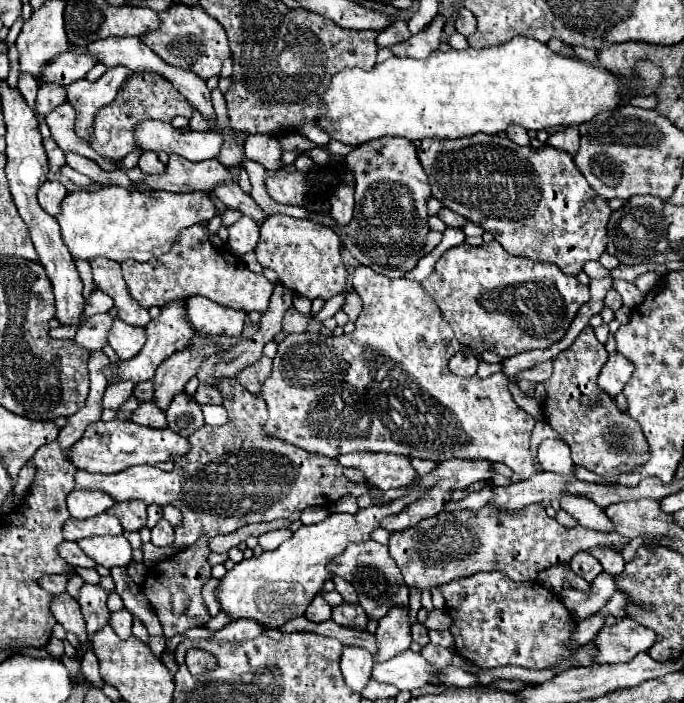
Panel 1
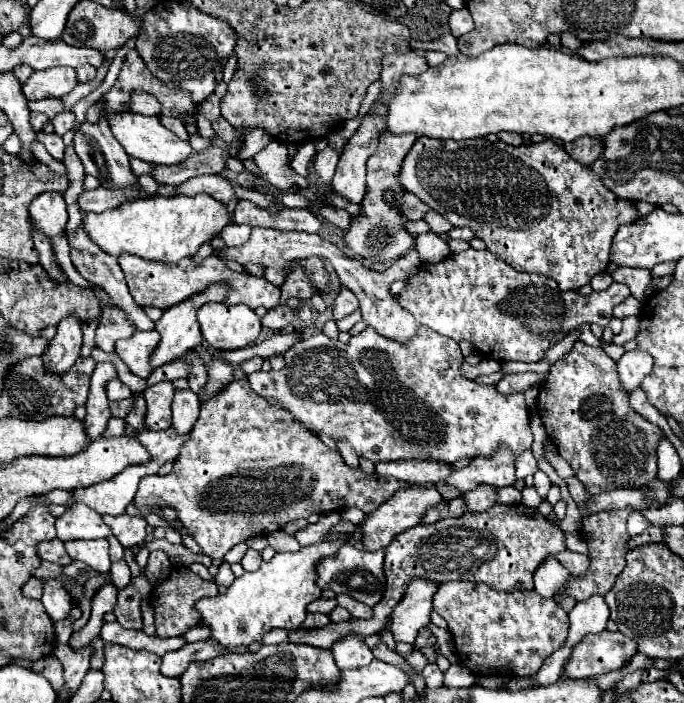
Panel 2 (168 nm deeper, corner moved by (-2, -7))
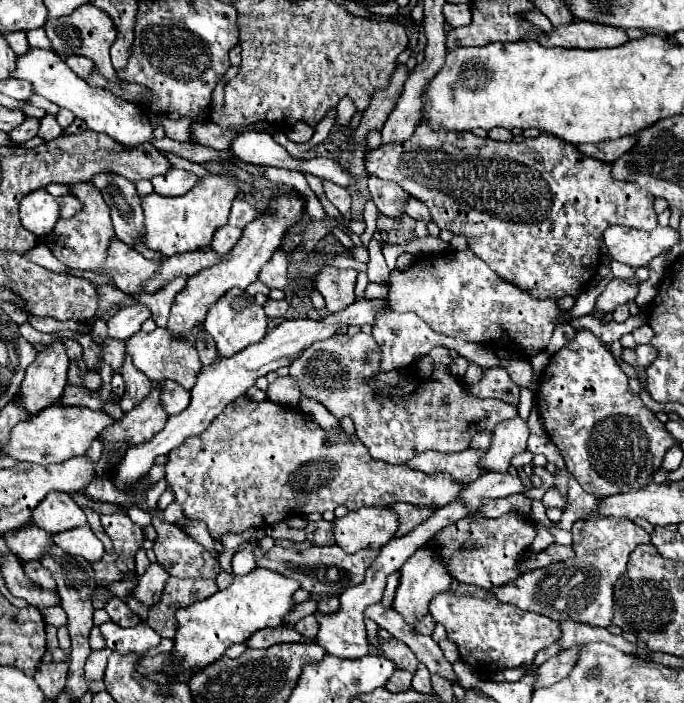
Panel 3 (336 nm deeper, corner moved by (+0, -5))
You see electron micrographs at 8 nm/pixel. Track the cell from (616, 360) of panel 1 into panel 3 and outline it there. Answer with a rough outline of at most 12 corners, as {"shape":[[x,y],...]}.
{"shape":[[652,344],[636,348],[638,366],[650,366],[658,352]]}

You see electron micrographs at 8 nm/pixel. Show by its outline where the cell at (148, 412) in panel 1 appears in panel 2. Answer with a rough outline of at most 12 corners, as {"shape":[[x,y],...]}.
{"shape":[[136,394],[136,404],[124,420],[136,432],[148,430],[146,402]]}

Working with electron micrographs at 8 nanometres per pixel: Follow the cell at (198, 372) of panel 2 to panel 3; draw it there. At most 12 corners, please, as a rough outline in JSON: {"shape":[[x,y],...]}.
{"shape":[[156,328],[128,338],[126,354],[152,382],[188,390],[200,370],[188,338]]}

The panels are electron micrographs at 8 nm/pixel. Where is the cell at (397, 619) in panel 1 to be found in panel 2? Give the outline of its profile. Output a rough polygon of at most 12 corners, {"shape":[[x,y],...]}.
{"shape":[[412,580],[392,612],[396,642],[414,644],[430,622],[438,584]]}

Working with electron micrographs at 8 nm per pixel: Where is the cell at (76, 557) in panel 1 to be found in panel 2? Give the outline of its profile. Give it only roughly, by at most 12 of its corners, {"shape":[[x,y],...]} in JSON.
{"shape":[[54,538],[38,546],[42,560],[68,566],[68,556],[64,542]]}

